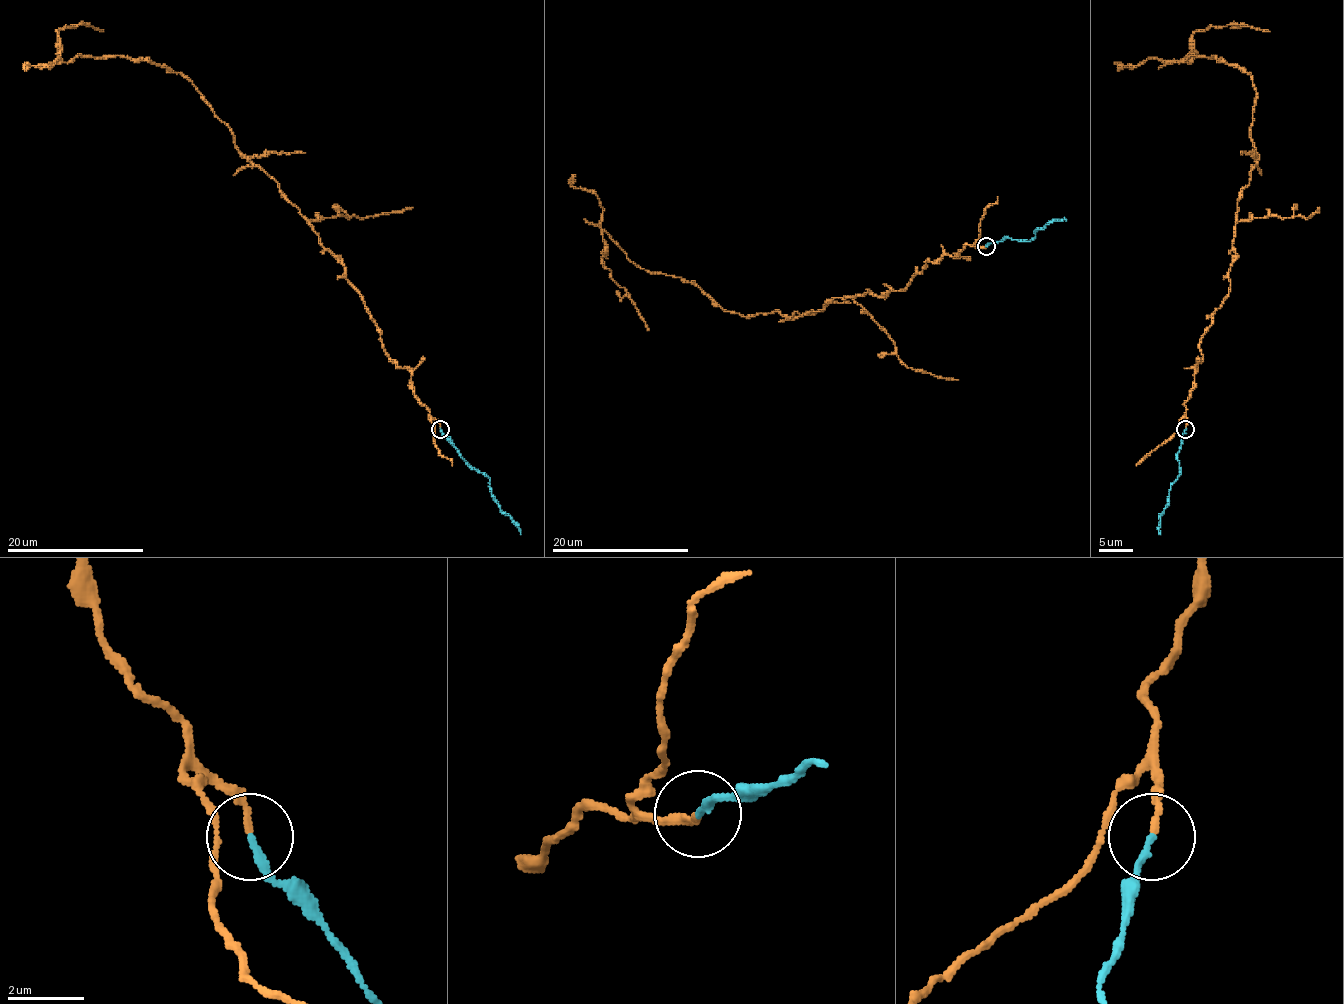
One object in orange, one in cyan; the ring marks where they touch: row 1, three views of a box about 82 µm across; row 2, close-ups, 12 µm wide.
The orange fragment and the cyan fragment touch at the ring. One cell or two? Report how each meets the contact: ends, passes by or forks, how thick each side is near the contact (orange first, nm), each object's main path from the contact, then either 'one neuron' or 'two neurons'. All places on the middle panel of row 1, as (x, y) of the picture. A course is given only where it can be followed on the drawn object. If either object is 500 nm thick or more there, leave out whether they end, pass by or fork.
orange ends | cyan ends | 170/180 nm | orange via (985, 246), (929, 260), (900, 291), (743, 316), (637, 267), (604, 231), (604, 265), (649, 330) | cyan via (985, 246), (1004, 238), (1030, 241), (1037, 229), (1054, 221), (1066, 221) | two neurons

